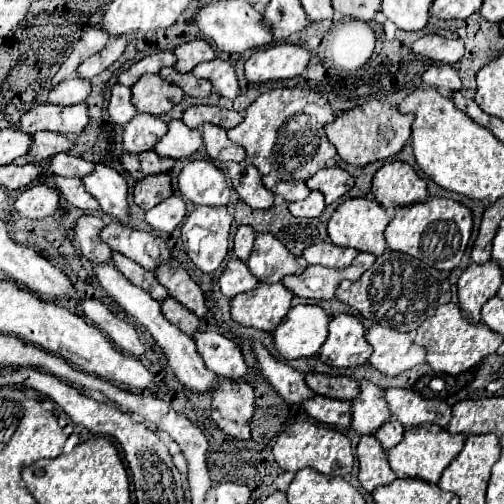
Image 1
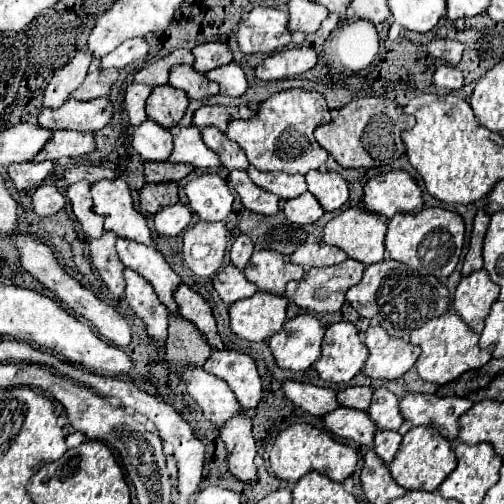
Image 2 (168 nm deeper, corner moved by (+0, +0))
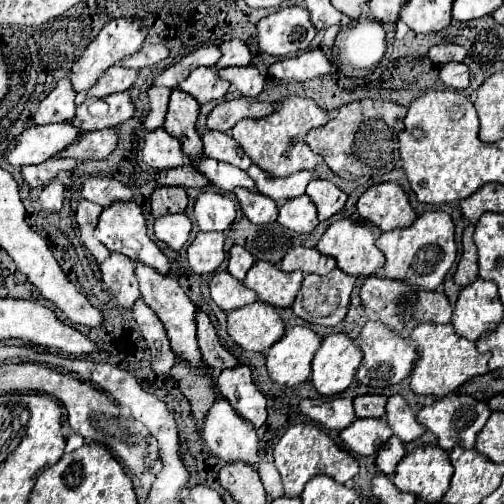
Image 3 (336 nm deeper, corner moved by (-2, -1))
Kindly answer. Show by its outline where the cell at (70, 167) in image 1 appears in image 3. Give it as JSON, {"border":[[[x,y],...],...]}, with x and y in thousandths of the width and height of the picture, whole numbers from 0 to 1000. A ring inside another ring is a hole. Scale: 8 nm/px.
{"border":[[[175,351],[163,367],[163,391],[183,403],[194,403],[198,411],[218,411],[218,403],[230,399],[262,399],[262,379],[230,355]]]}

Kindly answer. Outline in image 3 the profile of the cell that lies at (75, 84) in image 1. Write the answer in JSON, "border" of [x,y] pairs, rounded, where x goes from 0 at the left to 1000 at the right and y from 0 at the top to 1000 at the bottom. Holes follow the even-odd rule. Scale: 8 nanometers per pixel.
{"border":[[[242,129],[218,133],[198,153],[198,161],[179,177],[175,192],[210,192],[210,188],[222,188],[222,185],[254,181],[266,169],[270,153],[274,153],[274,137],[250,137]]]}

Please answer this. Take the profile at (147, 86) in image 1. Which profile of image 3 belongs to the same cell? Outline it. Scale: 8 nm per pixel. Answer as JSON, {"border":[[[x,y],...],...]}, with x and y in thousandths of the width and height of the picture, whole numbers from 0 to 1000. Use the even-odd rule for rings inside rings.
{"border":[[[345,177],[337,192],[337,212],[329,224],[329,244],[325,256],[345,268],[361,284],[361,300],[377,315],[401,315],[401,276],[389,260],[389,240],[393,240],[397,208],[381,188],[369,188],[357,177]]]}

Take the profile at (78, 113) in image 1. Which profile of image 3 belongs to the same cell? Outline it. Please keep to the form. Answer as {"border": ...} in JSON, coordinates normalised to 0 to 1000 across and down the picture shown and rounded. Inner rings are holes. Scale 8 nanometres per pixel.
{"border":[[[226,185],[202,196],[175,192],[155,216],[147,236],[139,240],[147,252],[163,260],[190,260],[210,252],[230,252],[254,240],[270,224],[270,212],[258,196],[258,185]]]}

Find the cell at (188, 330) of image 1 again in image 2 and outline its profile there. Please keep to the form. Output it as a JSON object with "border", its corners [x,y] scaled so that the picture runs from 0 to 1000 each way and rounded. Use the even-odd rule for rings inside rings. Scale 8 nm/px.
{"border":[[[337,623],[333,639],[329,714],[345,730],[369,722],[401,726],[421,698],[405,663],[397,663],[397,655],[389,655],[389,647],[381,647],[381,639],[373,639],[361,623]]]}

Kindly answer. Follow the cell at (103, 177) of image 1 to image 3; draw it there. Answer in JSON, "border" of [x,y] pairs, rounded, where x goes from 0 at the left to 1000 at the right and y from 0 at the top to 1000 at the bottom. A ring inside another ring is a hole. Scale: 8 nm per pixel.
{"border":[[[226,403],[222,411],[206,415],[198,427],[198,442],[187,458],[187,470],[198,482],[206,482],[214,498],[242,502],[270,522],[306,530],[321,546],[337,546],[333,514],[321,506],[321,498],[310,490],[310,482],[290,466],[290,435],[286,435],[286,427],[270,403]]]}

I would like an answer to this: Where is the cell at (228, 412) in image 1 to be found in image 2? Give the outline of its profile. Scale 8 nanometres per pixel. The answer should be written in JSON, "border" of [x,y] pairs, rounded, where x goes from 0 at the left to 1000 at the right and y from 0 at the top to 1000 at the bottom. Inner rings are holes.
{"border":[[[480,813],[476,821],[452,829],[452,837],[444,837],[444,845],[433,849],[433,857],[452,893],[456,937],[480,956],[508,952],[508,944],[512,944],[508,929],[504,929],[508,877],[500,869],[496,821],[488,813]]]}

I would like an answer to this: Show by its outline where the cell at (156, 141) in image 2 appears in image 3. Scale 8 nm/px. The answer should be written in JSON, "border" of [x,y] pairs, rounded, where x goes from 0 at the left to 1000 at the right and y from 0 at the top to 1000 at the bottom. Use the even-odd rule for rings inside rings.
{"border":[[[310,256],[290,268],[282,308],[286,308],[286,323],[310,339],[365,327],[365,304],[361,304],[357,280],[345,276],[325,256]]]}

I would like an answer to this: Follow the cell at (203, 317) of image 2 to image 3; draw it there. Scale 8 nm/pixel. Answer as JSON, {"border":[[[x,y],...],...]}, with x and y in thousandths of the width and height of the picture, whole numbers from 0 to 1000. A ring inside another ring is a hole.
{"border":[[[393,617],[389,621],[389,637],[393,637],[393,685],[397,685],[397,696],[401,696],[401,712],[413,728],[421,728],[425,736],[440,736],[448,728],[472,728],[472,716],[460,700],[452,700],[433,669],[429,669],[429,657],[413,633],[409,621]]]}

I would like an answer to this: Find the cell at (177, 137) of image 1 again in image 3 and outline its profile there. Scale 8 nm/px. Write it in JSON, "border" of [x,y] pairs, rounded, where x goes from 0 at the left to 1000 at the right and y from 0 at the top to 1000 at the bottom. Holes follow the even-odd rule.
{"border":[[[401,312],[397,319],[377,319],[393,339],[401,339],[417,363],[425,363],[440,383],[464,383],[464,375],[480,371],[492,379],[504,379],[504,359],[492,351],[488,339],[456,327],[456,323],[433,323],[417,312]]]}

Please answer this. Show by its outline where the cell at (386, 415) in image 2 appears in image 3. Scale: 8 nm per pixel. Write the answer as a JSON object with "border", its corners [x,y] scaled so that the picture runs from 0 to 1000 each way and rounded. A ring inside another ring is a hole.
{"border":[[[782,784],[782,788],[770,792],[770,804],[766,804],[766,835],[778,847],[782,863],[794,867],[802,879],[825,875],[845,855],[829,839],[825,819],[810,808],[810,800],[794,784]]]}

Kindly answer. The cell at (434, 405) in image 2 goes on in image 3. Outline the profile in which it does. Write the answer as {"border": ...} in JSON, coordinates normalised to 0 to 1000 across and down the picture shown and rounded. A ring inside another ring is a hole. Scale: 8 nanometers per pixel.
{"border":[[[897,780],[881,792],[869,792],[861,804],[853,808],[841,808],[833,819],[829,819],[829,835],[849,851],[857,855],[865,867],[869,867],[869,883],[885,895],[893,895],[897,887],[905,883],[917,883],[925,891],[937,891],[940,879],[944,879],[944,867],[948,859],[956,855],[956,847],[964,843],[968,827],[976,823],[972,808],[933,784],[909,784],[909,780]]]}

